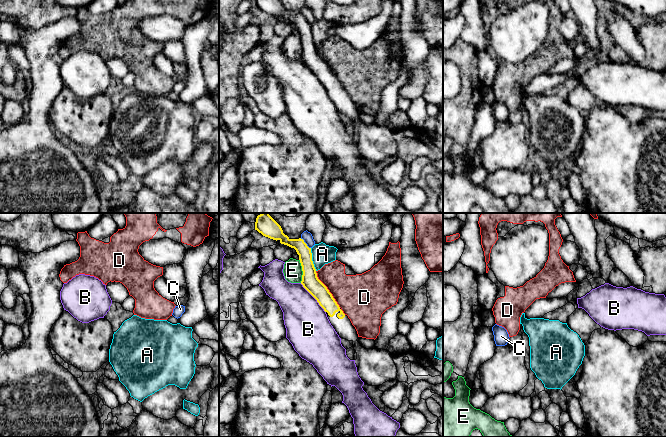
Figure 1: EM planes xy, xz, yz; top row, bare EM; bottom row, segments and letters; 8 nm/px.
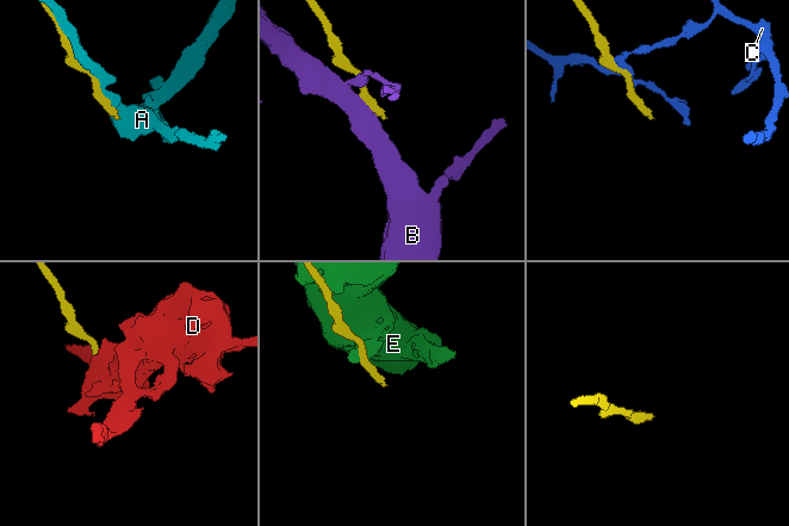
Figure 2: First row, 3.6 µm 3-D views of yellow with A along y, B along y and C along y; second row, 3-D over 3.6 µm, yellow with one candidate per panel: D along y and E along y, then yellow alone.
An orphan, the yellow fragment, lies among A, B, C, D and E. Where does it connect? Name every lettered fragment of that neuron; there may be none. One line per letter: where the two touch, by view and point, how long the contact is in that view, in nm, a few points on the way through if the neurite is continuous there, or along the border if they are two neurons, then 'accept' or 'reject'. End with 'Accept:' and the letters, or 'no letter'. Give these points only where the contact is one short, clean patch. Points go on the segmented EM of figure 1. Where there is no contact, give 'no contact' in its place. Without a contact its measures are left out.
A: xz (311, 259) | 190 nm | reject
B: xz (314, 297) | 320 nm | along xz (300, 283), (325, 312) | reject
C: xz (305, 243) | 120 nm | reject
D: xz (327, 289) | 360 nm | along xz (315, 271), (318, 279), (340, 307) | reject
E: xz (302, 270) | 190 nm | reject
Accept: no letter

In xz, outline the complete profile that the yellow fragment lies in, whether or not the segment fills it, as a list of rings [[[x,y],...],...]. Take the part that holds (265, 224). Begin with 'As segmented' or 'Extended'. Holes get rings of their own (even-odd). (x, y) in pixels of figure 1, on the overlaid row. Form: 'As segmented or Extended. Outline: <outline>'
Extended. Outline: [[[261,213],[257,216],[255,230],[265,237],[279,240],[281,244],[296,250],[303,271],[301,284],[324,309],[339,337],[353,342],[357,353],[355,364],[361,380],[372,386],[380,386],[387,381],[396,380],[398,372],[393,361],[394,355],[383,349],[366,349],[357,341],[359,337],[350,319],[343,313],[327,287],[318,279],[311,248],[304,240],[290,239],[269,213]]]

